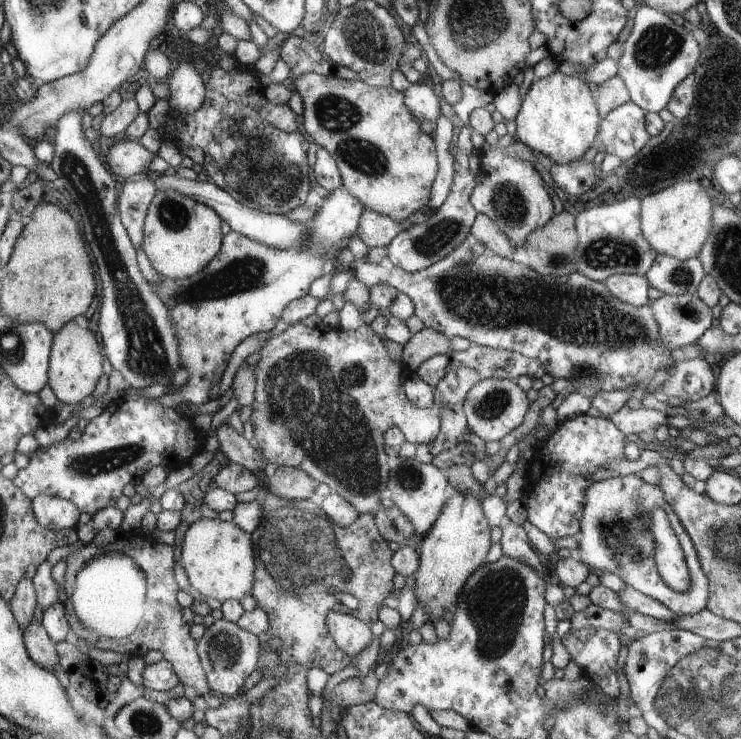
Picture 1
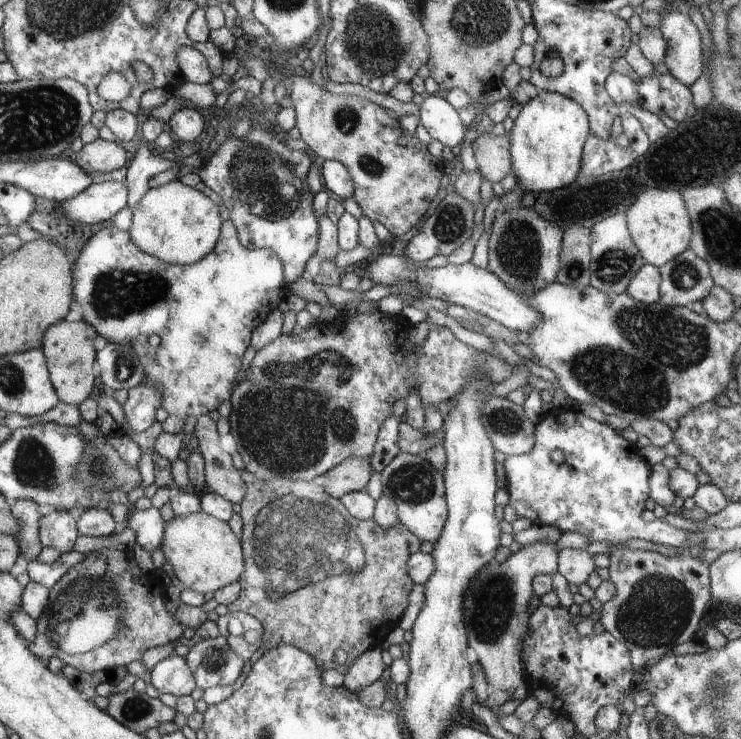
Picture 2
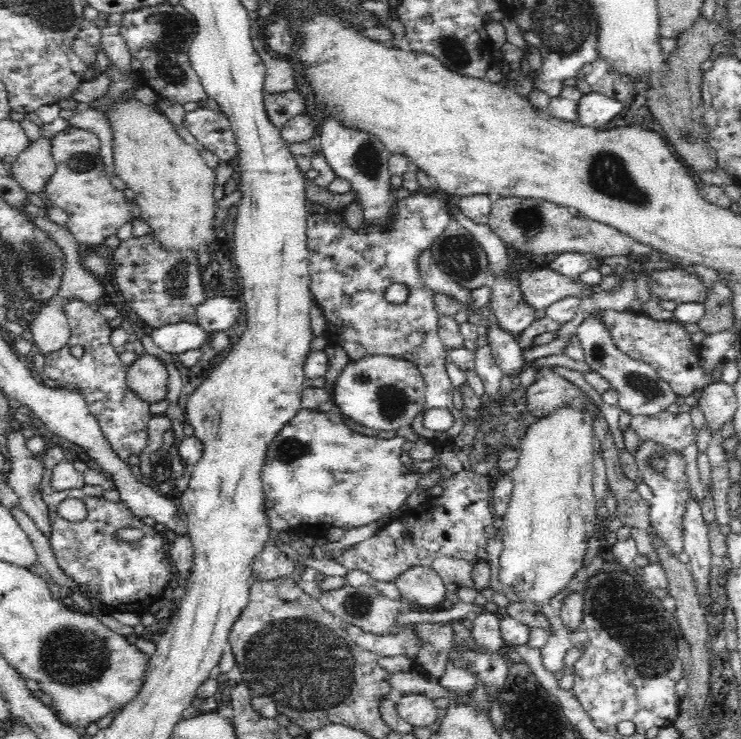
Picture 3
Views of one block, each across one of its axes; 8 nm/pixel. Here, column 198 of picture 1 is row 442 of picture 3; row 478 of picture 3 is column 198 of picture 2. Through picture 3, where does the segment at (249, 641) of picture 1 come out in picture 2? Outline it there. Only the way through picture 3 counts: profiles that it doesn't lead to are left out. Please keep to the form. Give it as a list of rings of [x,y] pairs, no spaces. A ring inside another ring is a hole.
[[[221,635],[202,639],[190,648],[185,660],[197,688],[203,691],[220,685],[232,685],[240,676],[245,663]]]

